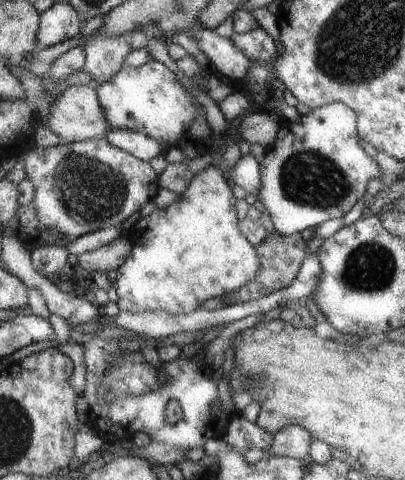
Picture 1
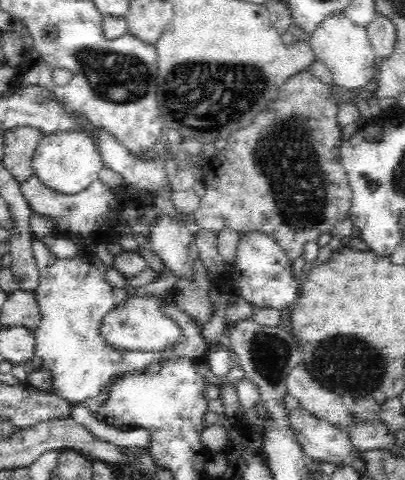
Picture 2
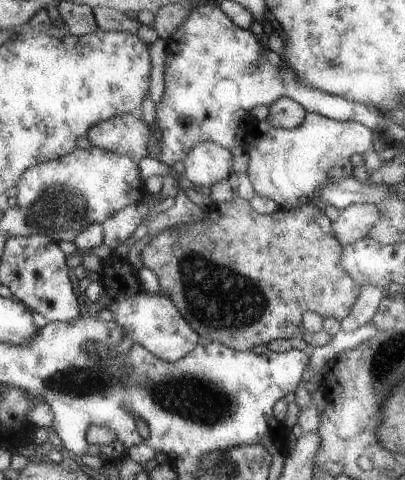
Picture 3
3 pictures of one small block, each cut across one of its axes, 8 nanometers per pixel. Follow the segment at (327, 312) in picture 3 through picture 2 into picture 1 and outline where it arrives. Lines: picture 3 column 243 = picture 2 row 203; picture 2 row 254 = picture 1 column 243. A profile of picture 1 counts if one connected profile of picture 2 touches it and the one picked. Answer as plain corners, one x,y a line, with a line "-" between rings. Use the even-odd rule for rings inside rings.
275,232
275,236
267,236
265,242
261,242
255,248
263,260
263,270
259,272
259,276
251,284
243,286
239,292
233,292
231,296
225,296
225,298
237,298
237,302
251,302
251,300
261,300
265,296
281,292
285,288
291,288
291,284
295,284
295,280
299,278
303,264
307,260
307,240
303,240
301,234
281,236

